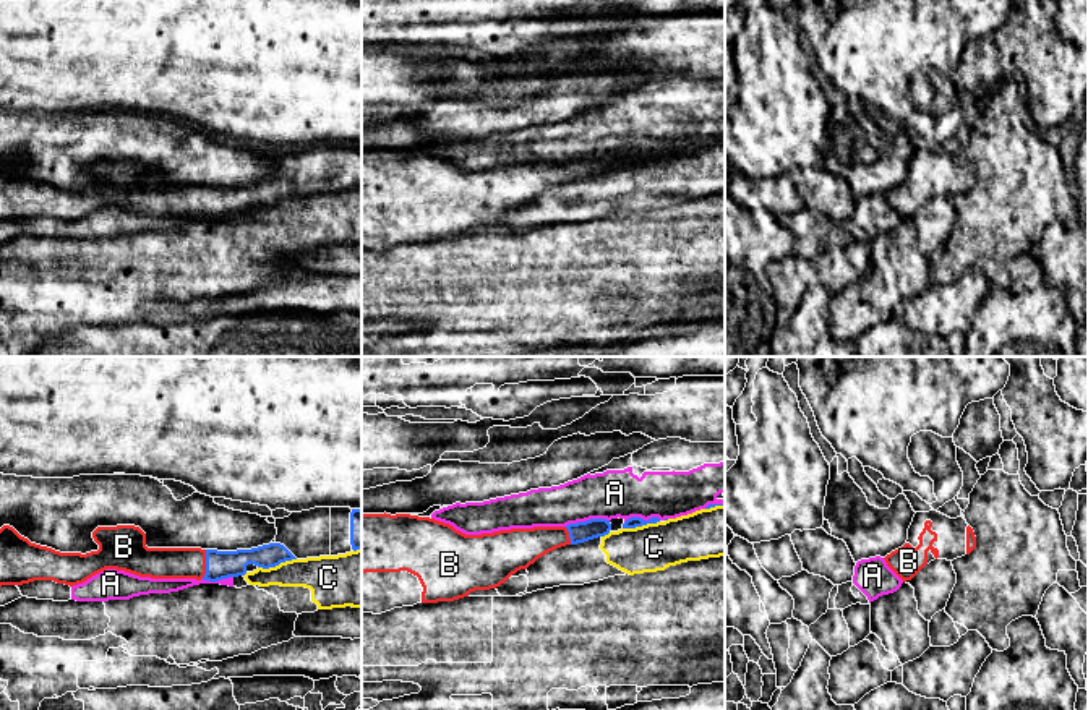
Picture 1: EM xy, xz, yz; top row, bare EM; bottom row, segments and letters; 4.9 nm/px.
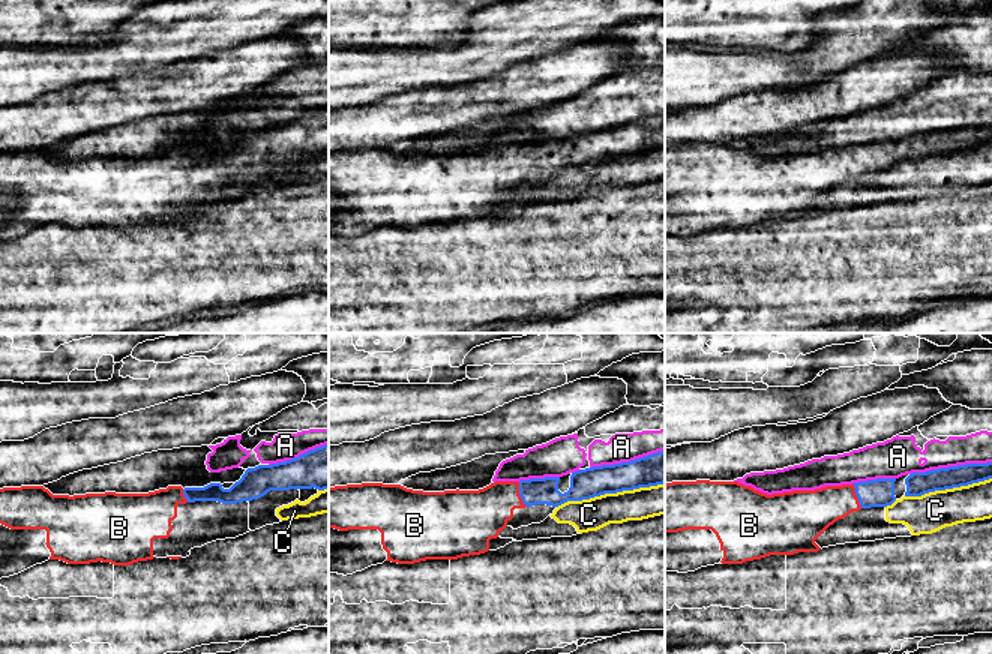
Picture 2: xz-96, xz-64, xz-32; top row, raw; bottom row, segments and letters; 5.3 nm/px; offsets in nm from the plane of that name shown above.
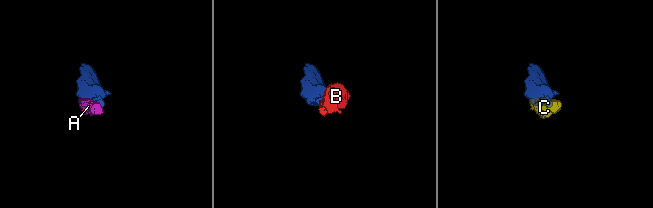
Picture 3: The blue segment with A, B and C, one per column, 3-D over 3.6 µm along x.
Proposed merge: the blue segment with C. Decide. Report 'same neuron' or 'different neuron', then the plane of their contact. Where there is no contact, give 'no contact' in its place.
different neuron; meets blue in xy

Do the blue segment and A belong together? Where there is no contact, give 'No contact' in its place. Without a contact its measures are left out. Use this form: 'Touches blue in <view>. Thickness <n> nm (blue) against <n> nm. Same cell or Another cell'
Touches blue in xz. Thickness 100 nm (blue) against 240 nm. Another cell

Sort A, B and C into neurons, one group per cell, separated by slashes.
A / B / C

